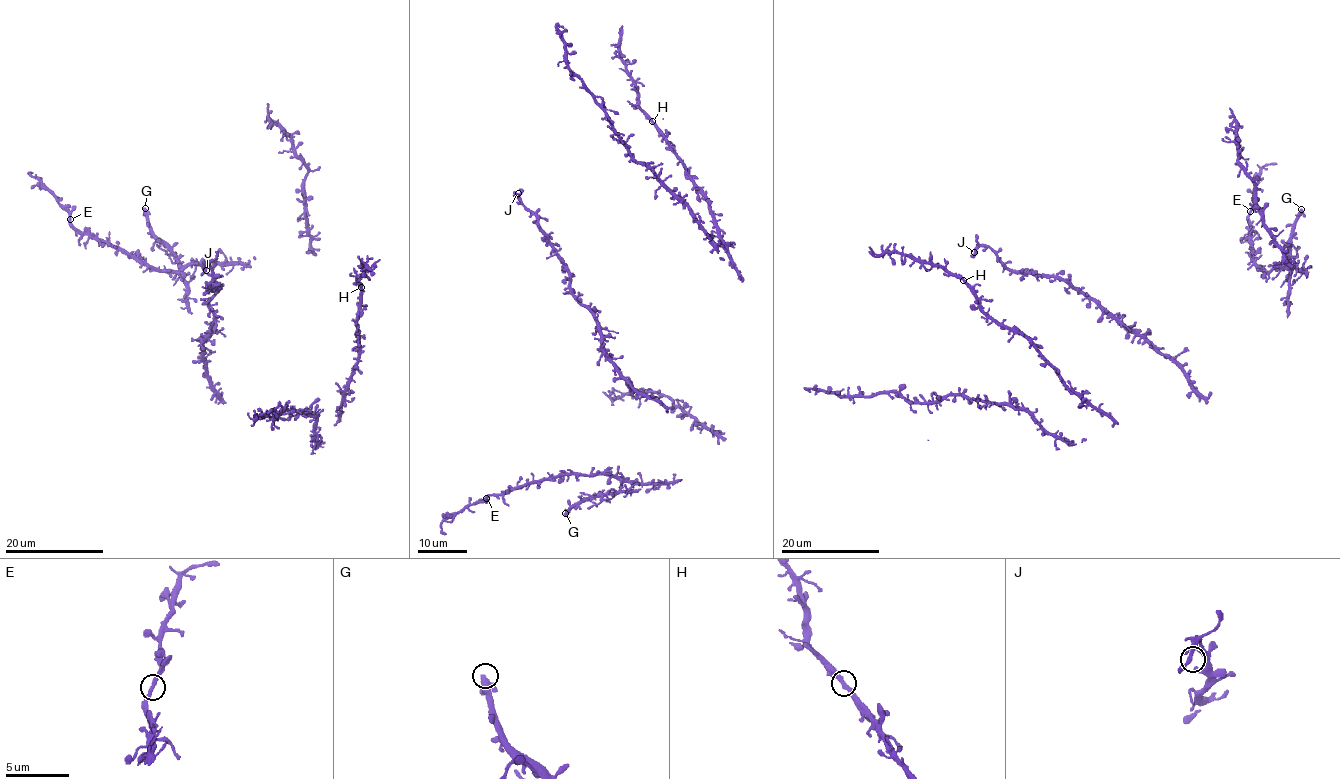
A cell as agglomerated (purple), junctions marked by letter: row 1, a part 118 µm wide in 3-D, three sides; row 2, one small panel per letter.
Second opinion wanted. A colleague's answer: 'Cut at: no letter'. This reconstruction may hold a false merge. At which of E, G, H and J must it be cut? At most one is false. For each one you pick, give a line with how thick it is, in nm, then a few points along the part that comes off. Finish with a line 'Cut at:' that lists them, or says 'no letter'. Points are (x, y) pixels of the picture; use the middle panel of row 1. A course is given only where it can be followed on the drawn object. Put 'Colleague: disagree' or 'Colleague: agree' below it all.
Cut at: no letter
Colleague: agree

